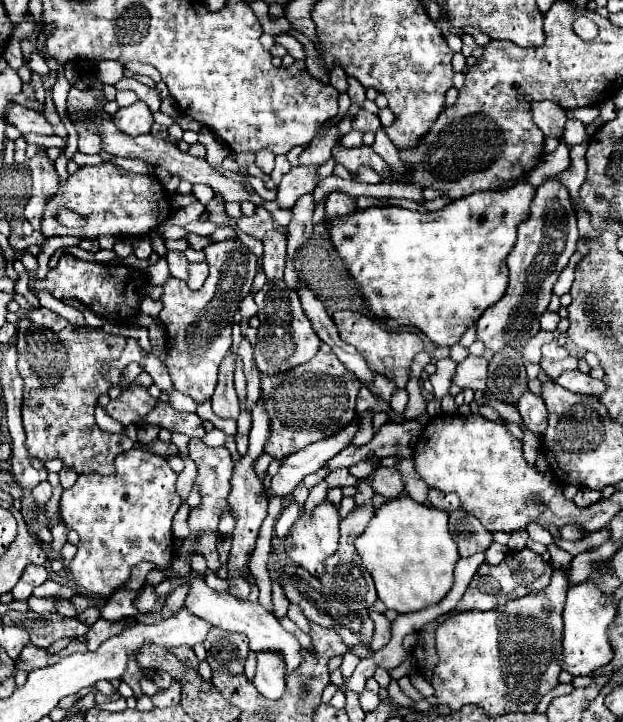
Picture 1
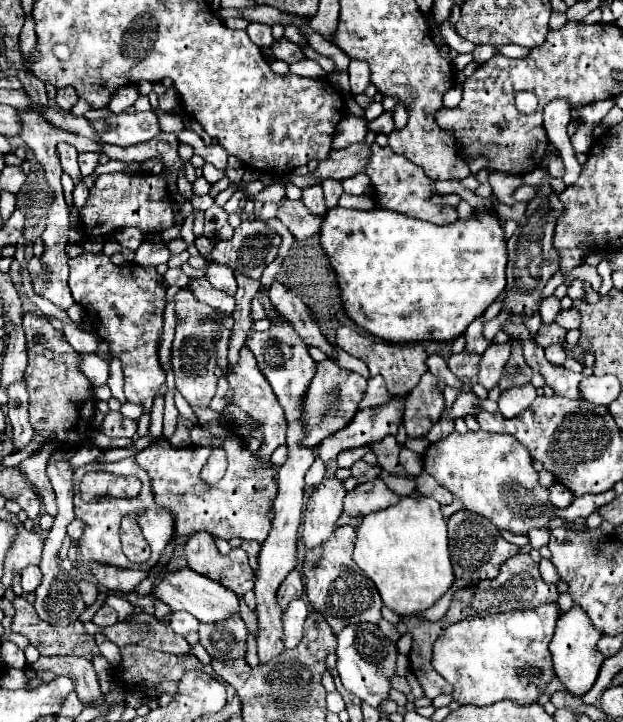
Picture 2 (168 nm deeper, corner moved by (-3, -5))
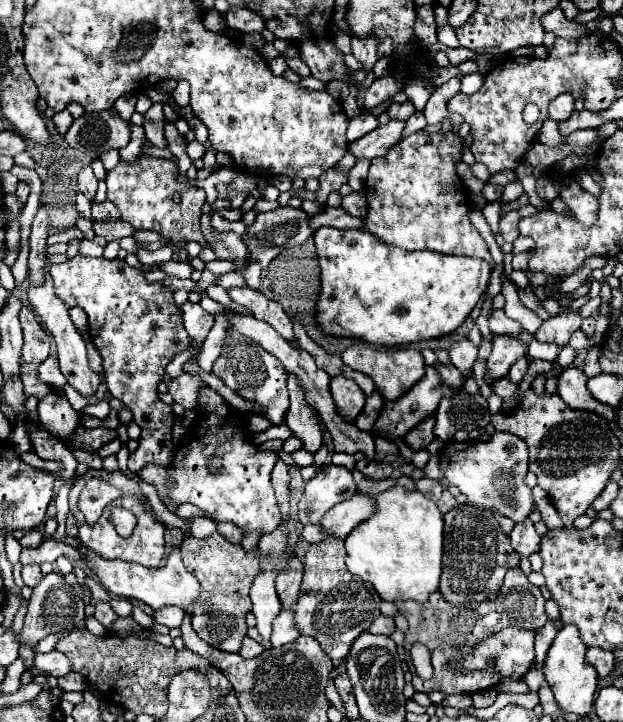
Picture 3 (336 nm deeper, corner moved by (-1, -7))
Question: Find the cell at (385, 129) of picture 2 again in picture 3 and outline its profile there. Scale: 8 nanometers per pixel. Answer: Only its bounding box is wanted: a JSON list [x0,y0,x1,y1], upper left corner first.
[386,102,414,120]

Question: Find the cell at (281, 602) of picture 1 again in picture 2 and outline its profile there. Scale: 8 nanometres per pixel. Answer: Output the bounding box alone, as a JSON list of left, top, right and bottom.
[278,570,304,610]

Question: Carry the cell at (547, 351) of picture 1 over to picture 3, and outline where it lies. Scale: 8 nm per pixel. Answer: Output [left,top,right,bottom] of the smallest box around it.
[528,340,560,362]

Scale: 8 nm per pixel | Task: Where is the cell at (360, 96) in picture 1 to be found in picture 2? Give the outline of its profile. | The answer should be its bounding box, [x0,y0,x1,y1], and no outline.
[348,60,370,94]

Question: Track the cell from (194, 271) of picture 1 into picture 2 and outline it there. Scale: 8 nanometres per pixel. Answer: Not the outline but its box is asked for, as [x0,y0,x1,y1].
[206,262,238,296]

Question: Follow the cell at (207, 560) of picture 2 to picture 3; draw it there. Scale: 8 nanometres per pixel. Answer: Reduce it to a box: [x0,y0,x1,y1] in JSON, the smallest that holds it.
[180,532,258,652]

